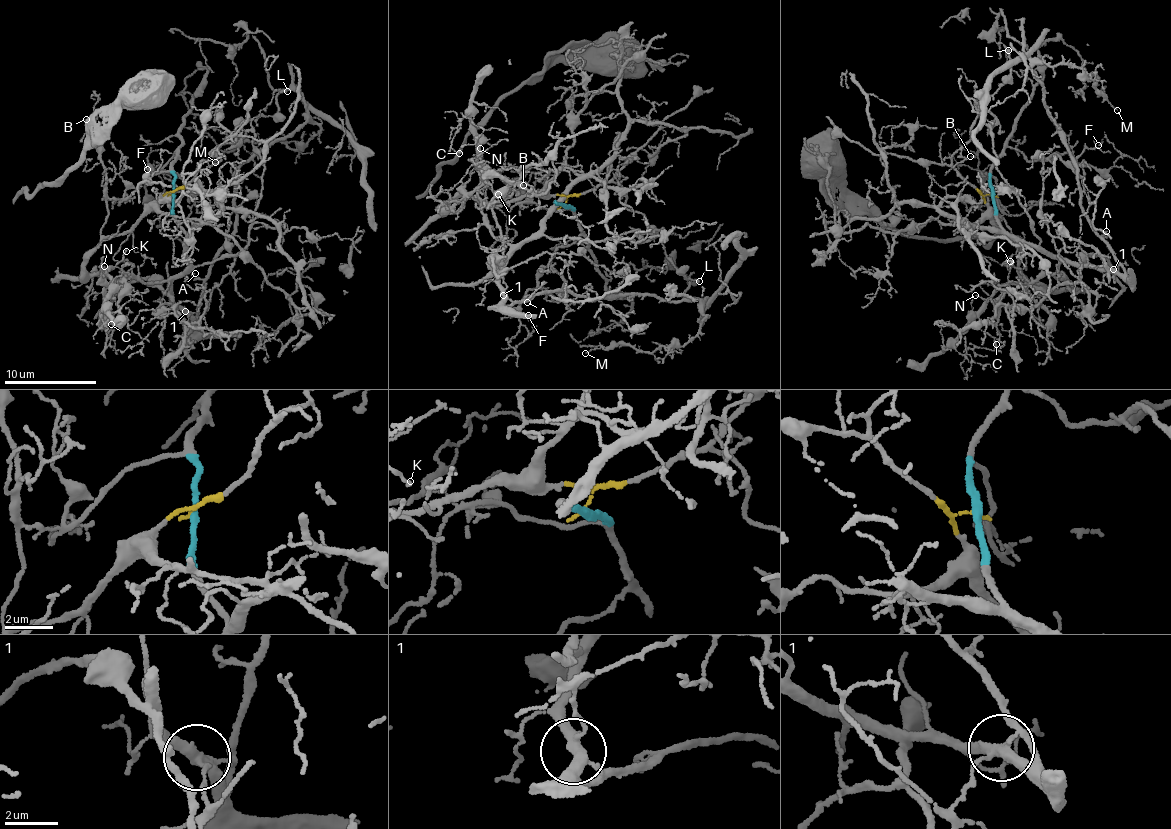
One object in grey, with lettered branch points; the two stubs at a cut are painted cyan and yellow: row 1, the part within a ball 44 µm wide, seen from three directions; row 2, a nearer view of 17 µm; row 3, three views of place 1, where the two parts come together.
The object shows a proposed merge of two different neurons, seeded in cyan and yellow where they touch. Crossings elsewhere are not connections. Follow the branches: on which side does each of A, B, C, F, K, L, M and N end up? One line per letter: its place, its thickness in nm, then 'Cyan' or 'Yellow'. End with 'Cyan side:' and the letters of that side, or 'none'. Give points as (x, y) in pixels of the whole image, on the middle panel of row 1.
A: Place: (527, 302). Thickness 100 nm. Cyan
B: Place: (523, 185). Thickness 120 nm. Yellow
C: Place: (459, 153). Thickness 110 nm. Yellow
F: Place: (528, 315). Thickness 100 nm. Cyan
K: Place: (498, 194). Thickness 80 nm. Yellow
L: Place: (699, 281). Thickness 180 nm. Yellow
M: Place: (585, 353). Thickness 110 nm. Cyan
N: Place: (480, 148). Thickness 90 nm. Yellow
Cyan side: A, F, M

